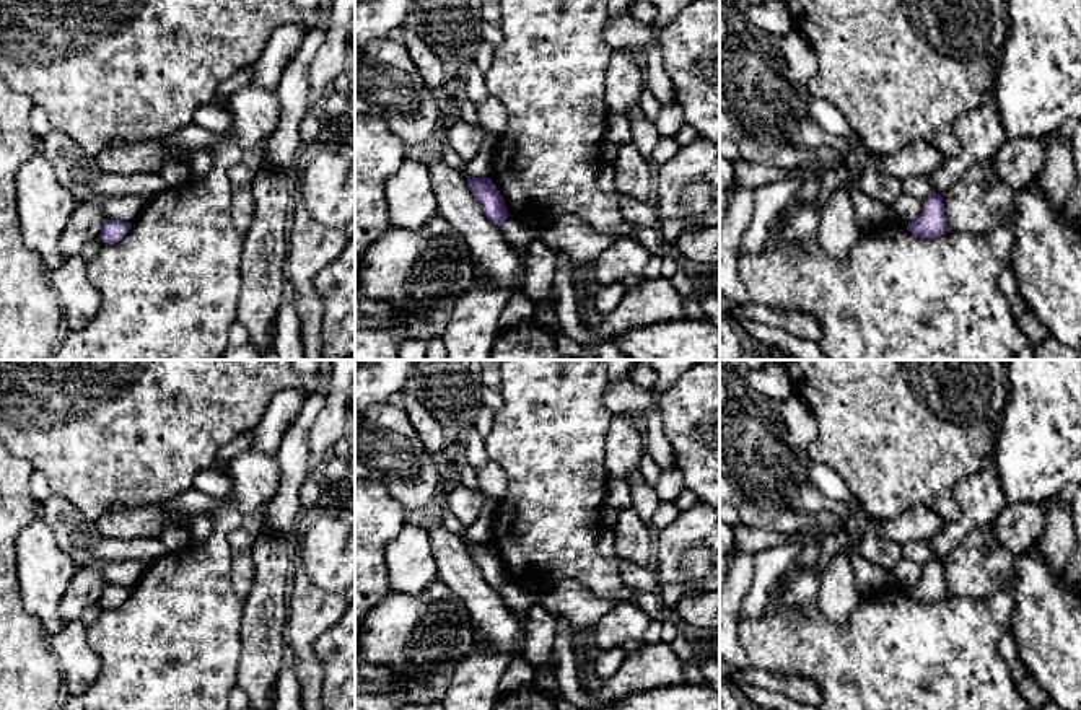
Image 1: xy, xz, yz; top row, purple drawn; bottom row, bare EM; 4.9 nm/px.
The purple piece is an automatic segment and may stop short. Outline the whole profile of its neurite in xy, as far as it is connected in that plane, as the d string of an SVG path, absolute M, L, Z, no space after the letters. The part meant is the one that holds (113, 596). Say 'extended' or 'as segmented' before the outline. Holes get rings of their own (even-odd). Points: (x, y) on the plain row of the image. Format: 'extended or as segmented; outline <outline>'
as segmented; outline M106 585L99 604L106 609L116 609L127 601L129 594L130 588L120 585Z

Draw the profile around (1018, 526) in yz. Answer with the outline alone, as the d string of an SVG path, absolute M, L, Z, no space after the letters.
M1008 502L1008 505L996 516L991 529L1004 547L1021 557L1032 549L1039 537L1042 537L1045 526L1045 505Z

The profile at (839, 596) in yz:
M837 554L822 575L819 609L825 619L845 627L850 612L860 604L861 594L856 589L855 570L843 554Z

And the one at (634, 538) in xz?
M632 506L619 511L612 532L615 537L615 559L628 560L641 567L653 567L654 531Z

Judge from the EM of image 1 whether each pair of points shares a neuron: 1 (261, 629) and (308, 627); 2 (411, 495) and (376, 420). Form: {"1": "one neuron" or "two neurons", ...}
{"1": "two neurons", "2": "one neuron"}

